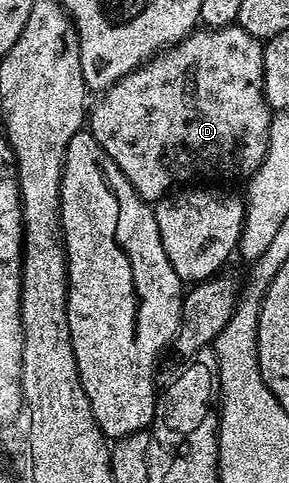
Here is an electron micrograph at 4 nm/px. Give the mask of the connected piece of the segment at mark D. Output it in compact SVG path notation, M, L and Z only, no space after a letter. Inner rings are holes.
M240 25L232 27L215 27L212 29L197 29L185 36L180 43L173 44L164 53L158 53L145 62L142 67L135 68L127 73L115 85L111 85L100 96L97 104L92 104L87 115L87 129L103 145L107 157L115 165L119 165L121 172L131 181L131 185L142 199L156 201L165 198L169 187L178 179L181 185L185 185L188 179L213 179L218 175L221 179L243 179L248 180L250 176L259 169L265 154L268 151L269 120L271 108L265 99L263 89L263 53L265 52L262 40L256 39L251 33L247 33Z

